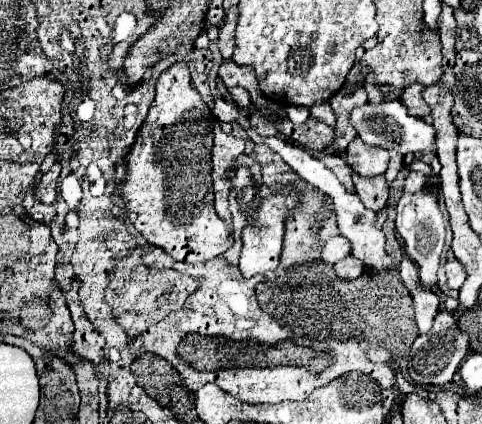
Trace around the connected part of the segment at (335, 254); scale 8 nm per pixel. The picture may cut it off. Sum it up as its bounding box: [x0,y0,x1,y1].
[320,237,350,263]

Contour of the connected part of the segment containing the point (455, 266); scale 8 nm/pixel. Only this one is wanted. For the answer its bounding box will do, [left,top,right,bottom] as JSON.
[446,259,466,289]

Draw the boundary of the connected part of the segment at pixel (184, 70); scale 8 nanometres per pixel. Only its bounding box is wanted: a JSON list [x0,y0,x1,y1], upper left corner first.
[120,63,232,263]

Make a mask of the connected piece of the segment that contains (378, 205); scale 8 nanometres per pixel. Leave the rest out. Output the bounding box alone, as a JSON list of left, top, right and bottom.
[352,171,388,211]

